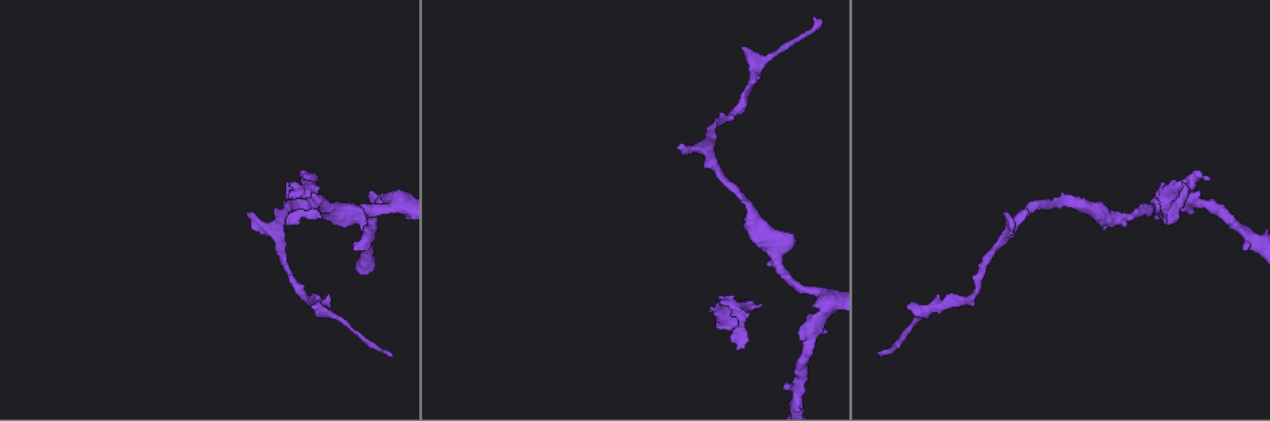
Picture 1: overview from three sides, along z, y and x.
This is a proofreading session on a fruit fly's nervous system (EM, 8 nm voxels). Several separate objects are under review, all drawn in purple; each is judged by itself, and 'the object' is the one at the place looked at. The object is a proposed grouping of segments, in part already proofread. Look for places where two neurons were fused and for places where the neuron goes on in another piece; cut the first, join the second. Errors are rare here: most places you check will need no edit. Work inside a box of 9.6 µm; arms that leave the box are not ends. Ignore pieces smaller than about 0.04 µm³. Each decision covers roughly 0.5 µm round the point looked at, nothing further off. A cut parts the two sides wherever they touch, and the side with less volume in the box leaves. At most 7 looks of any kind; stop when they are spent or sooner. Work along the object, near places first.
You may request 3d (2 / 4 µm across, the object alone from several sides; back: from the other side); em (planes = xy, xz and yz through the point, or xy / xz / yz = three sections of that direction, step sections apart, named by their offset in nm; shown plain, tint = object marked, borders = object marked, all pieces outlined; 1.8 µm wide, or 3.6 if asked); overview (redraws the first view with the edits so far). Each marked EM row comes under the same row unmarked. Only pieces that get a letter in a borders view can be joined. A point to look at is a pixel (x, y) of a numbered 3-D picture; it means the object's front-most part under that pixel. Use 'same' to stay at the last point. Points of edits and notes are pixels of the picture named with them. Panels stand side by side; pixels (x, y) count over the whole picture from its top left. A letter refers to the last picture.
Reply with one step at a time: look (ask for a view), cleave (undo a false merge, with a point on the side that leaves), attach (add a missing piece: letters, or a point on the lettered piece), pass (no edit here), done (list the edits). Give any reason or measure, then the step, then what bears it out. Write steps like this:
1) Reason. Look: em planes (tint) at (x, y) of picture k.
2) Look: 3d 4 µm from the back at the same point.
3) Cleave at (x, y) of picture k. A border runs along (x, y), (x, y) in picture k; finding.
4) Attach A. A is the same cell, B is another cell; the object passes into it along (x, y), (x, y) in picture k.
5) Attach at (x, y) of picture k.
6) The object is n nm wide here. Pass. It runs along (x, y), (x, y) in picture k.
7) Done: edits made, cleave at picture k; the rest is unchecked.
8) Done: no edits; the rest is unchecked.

Look: 3d 4 µm at (1006, 213) of picture 1.

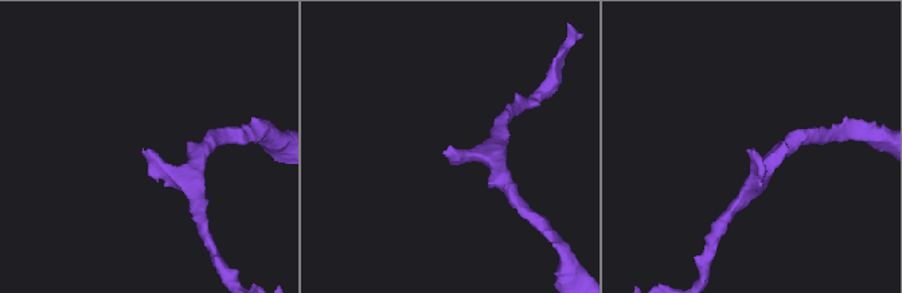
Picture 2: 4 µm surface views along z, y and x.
Shape alone is not enough. Look: em planes (borders) at (446, 150) of picture 2.

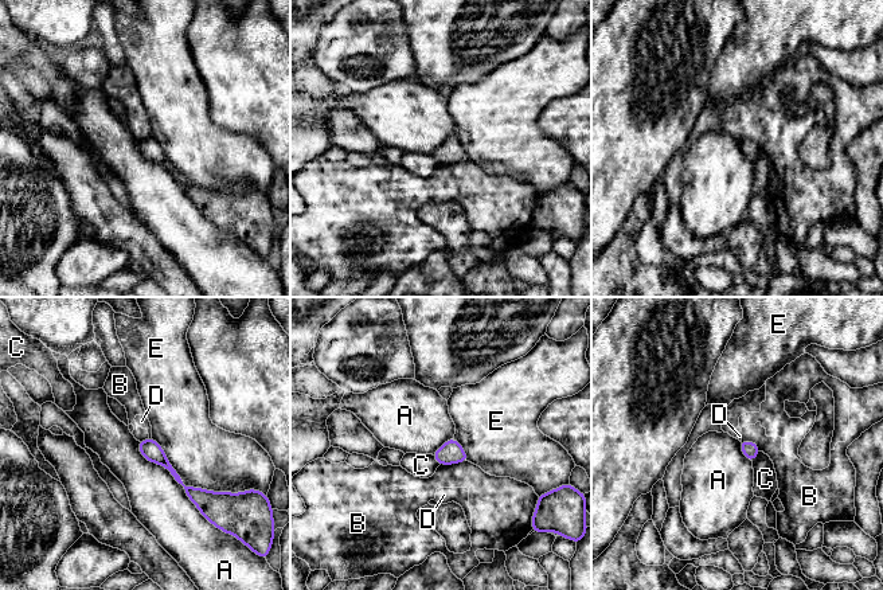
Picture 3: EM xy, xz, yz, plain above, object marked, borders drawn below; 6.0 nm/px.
Pass. A, B, C, D and E are other cells; it runs along (141, 444), (202, 499) in picture 3; no lettered piece goes on from it.

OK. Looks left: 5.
Free end. Look: em xy step 16 (tint) at (737, 347) of picture 1.

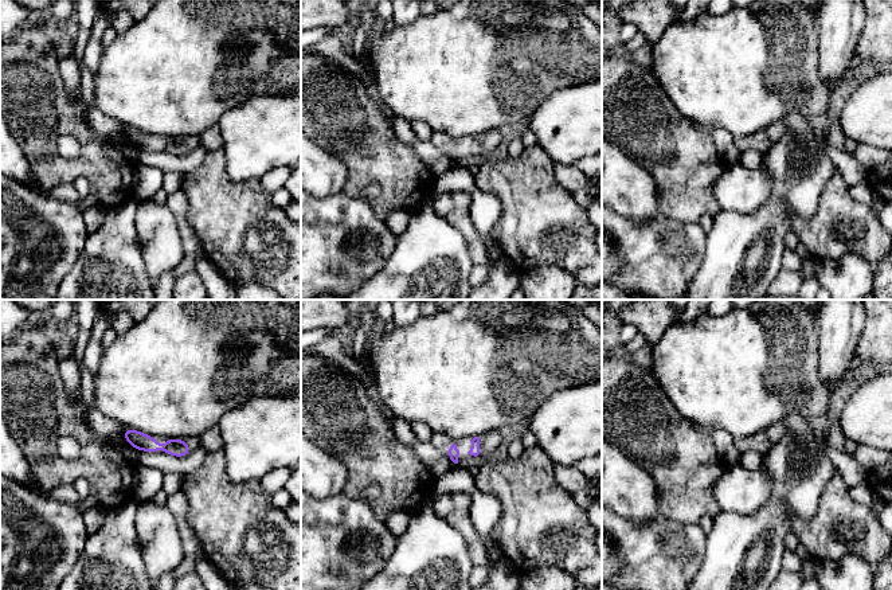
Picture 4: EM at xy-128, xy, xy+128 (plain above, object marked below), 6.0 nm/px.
See the neighbours. Look: em xy step 16 (borders) at the same point.

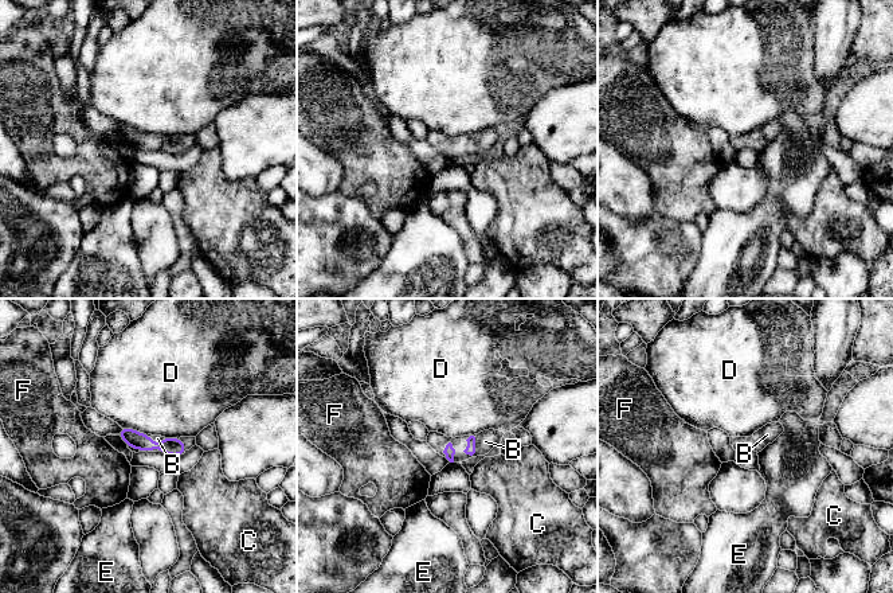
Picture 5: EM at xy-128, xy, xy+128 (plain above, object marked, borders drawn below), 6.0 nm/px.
Attach B. B is the same cell, C, D, E and F are other cells; it goes on there.

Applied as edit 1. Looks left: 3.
Look: overview.

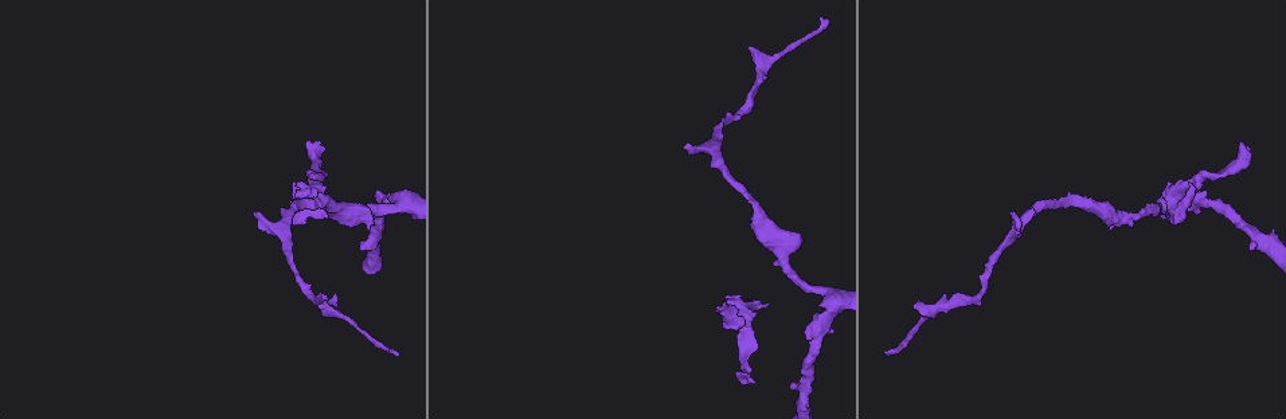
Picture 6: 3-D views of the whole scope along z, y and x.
An open end. Look: em xz step 8 (borders) at (749, 49) of picture 6.

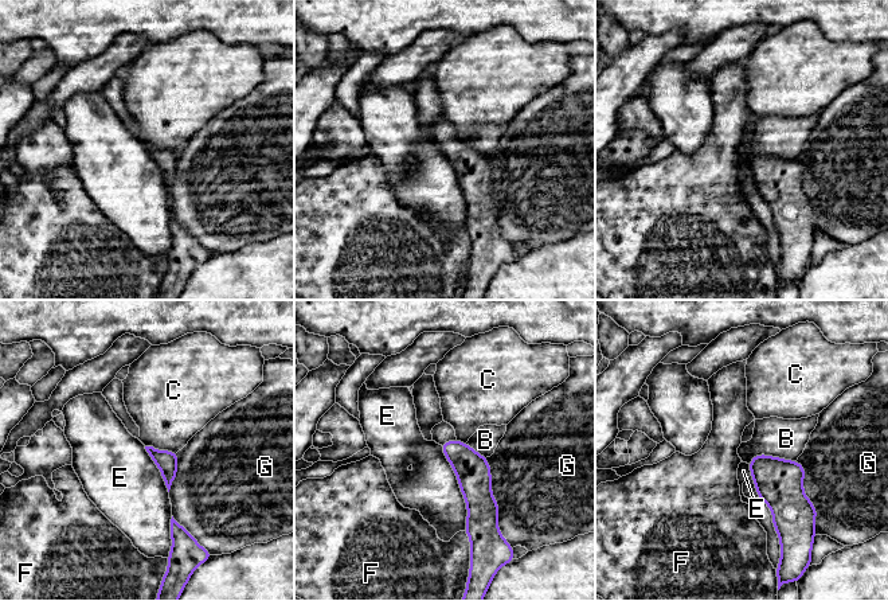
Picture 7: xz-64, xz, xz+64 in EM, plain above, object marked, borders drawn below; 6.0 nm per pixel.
Pass. B, C, E, F and G are other cells; no lettered piece goes on from it.

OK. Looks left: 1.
Done: edits made, attach at picture 5; the rest is unchecked.

